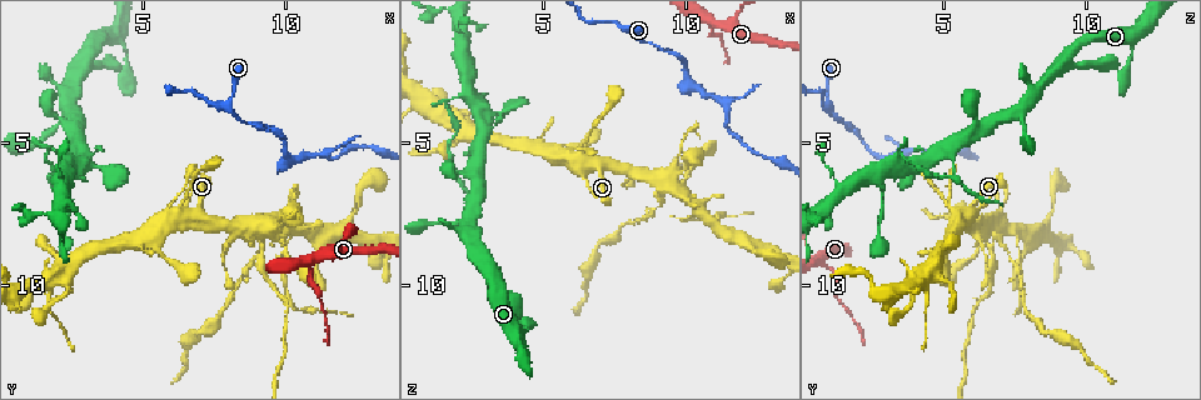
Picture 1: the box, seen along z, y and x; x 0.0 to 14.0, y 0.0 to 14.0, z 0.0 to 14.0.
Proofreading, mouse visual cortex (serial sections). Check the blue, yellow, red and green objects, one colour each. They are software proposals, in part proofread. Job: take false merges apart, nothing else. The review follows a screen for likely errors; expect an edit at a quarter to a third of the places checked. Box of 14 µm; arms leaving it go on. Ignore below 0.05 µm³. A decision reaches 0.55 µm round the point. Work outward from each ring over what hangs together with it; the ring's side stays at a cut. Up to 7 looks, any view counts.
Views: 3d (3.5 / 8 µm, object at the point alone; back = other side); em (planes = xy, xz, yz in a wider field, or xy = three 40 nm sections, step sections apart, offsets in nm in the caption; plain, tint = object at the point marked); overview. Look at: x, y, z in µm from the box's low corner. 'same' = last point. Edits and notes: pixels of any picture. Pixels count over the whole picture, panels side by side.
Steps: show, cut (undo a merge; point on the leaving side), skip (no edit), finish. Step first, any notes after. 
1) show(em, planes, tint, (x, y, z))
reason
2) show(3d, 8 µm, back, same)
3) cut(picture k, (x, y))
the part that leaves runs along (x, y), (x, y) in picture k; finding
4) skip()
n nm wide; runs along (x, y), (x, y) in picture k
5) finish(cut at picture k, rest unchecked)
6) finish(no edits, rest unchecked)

show(3d, 8 µm, back, (3.8, 6.0, 3.8))

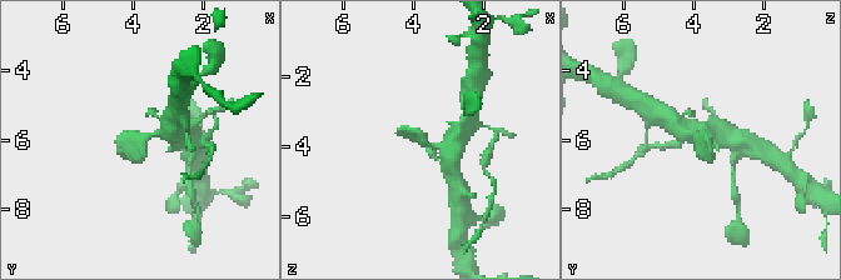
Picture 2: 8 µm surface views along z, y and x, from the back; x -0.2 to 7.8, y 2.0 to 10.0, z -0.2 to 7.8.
show(3d, 3.5 µm, (3.7, 6.1, 3.8))
zoom in

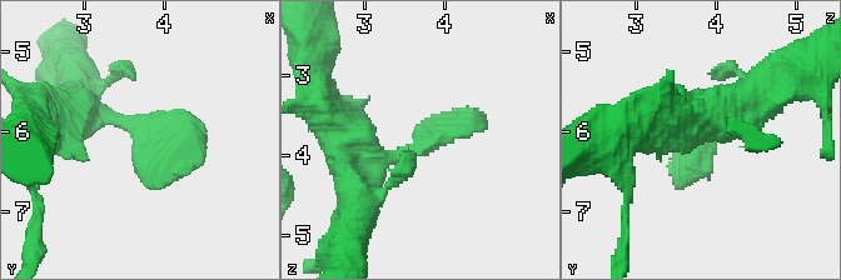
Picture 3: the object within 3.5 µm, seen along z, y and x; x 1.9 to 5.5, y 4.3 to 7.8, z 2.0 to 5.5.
show(em, xy, step 1, tint, (3.70, 6.00, 3.85))

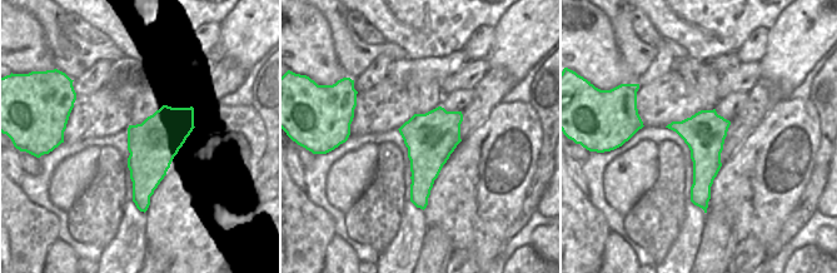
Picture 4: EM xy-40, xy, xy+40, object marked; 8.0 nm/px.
skip()
all the same cell

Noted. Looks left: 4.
show(3d, 8 µm, (1.6, 5.3, 3.6))
abrupt turn

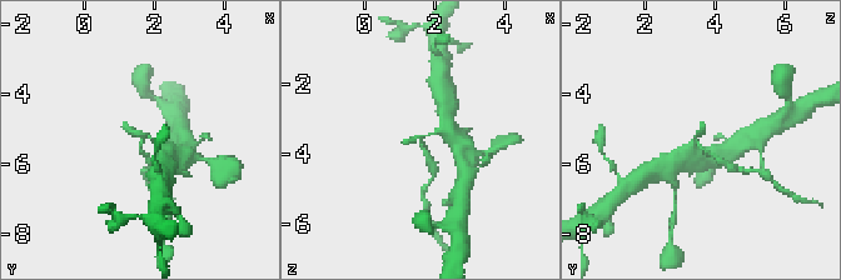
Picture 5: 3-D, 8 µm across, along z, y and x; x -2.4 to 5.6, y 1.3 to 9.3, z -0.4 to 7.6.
show(3d, 3.5 µm, (1.6, 5.4, 3.5))

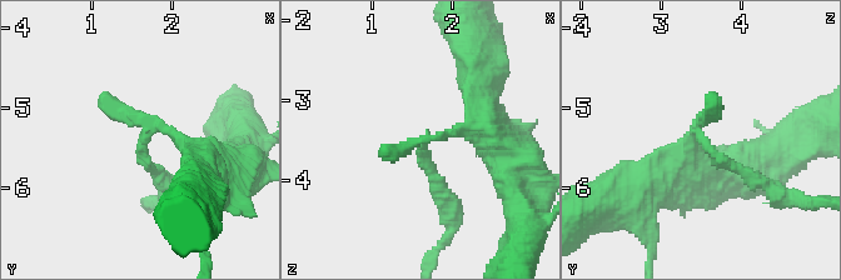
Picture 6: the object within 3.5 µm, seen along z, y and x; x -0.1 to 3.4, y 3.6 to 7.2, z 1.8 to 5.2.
show(em, xy, step 5, tint, (1.65, 5.40, 3.50))

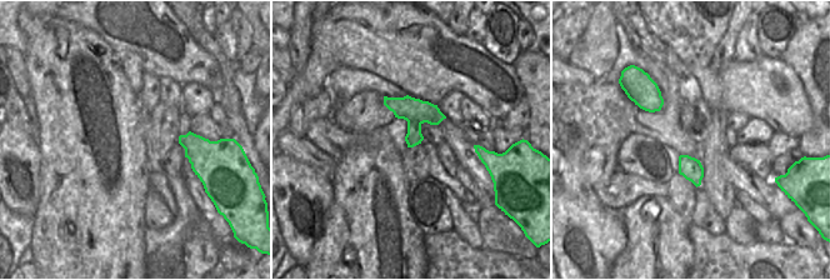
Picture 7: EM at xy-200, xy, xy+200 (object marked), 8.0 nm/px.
cut(picture 6, (433, 179))
a second cell is stuck on

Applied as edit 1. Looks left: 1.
finish(cut at picture 6, rest unchecked)

